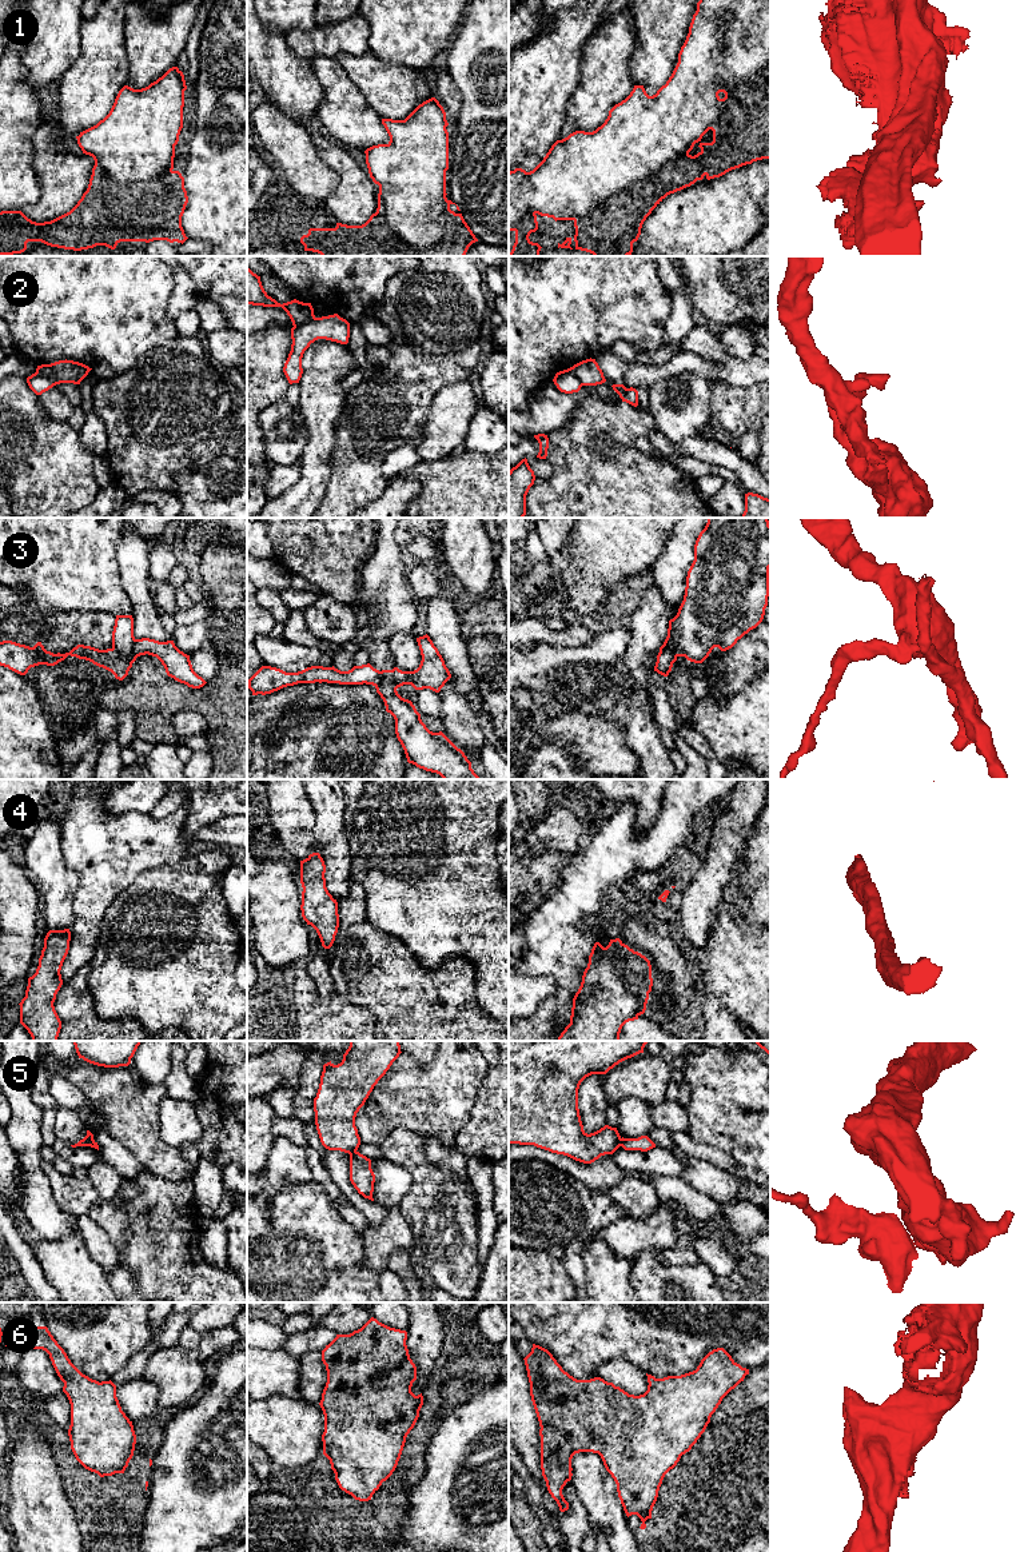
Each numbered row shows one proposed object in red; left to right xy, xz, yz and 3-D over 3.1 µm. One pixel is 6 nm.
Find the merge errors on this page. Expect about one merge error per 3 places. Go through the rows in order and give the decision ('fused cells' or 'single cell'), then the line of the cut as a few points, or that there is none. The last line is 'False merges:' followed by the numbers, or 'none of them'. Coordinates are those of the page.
1: single cell | no cut
2: fused cells | xz (314, 316), (294, 326)
3: fused cells | xy (135, 639), (134, 649), (127, 655), (120, 655), (112, 647)
4: single cell | no cut
5: fused cells | yz (621, 1138), (618, 1145)
6: single cell | no cut
False merges: 2, 3, 5

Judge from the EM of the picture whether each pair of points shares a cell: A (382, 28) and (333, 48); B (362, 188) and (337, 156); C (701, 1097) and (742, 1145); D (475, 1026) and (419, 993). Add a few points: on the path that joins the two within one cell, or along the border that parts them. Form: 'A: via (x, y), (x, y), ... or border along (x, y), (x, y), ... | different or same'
A: border along (359, 14), (369, 27), (370, 50) | different
B: via (354, 180), (345, 164) | same
C: via (713, 1109), (737, 1133) | same
D: via (461, 1026), (450, 1026), (431, 1008) | same

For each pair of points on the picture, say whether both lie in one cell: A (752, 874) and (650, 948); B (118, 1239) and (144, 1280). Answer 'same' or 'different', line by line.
A: different
B: different

